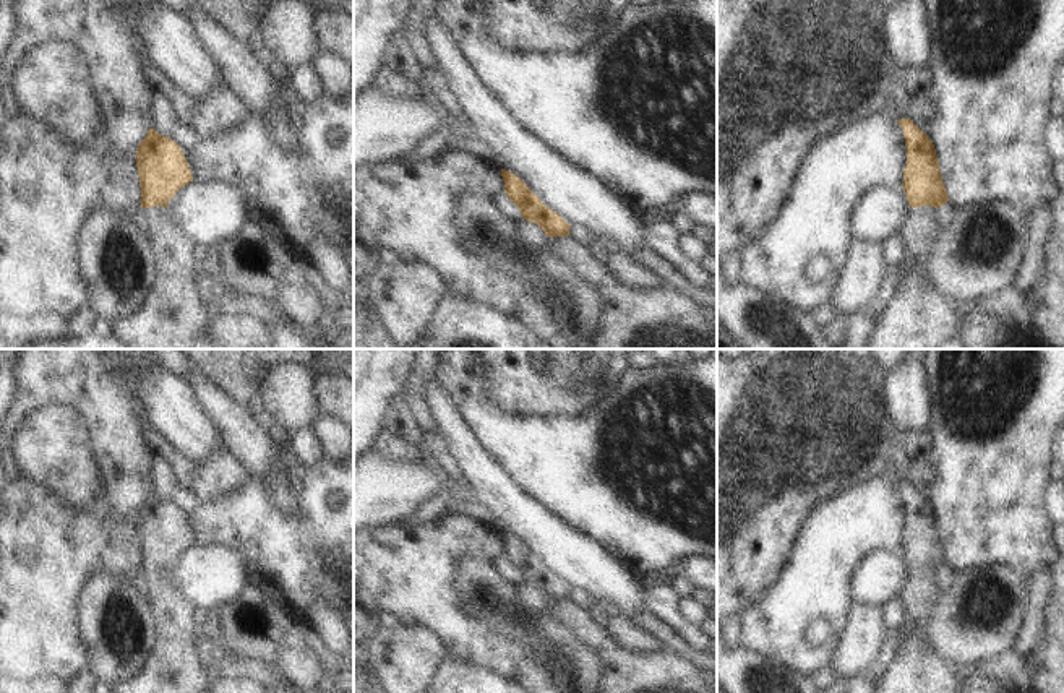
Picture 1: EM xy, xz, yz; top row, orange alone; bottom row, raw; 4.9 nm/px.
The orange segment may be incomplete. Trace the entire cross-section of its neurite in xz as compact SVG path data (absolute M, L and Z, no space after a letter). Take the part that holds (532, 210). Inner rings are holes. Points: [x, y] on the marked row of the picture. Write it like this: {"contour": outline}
{"contour": "M501 169L506 196L519 208L522 217L543 229L547 237L568 237L571 226L547 208L537 195L513 172Z"}

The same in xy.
{"contour": "M154 128L136 149L136 167L157 273L141 305L112 323L112 338L125 349L193 349L208 316L195 284L195 245L175 230L167 214L169 201L193 182L191 170L182 146Z"}

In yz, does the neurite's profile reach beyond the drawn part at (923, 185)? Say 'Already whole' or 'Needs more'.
Needs more

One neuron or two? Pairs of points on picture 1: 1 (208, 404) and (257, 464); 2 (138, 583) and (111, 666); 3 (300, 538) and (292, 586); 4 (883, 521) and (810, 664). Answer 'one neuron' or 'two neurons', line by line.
1: one neuron
2: two neurons
3: one neuron
4: one neuron

